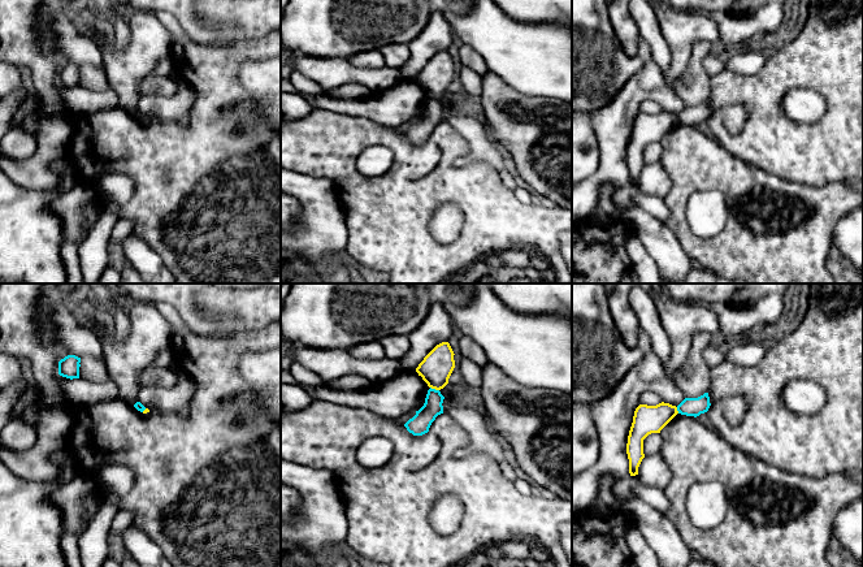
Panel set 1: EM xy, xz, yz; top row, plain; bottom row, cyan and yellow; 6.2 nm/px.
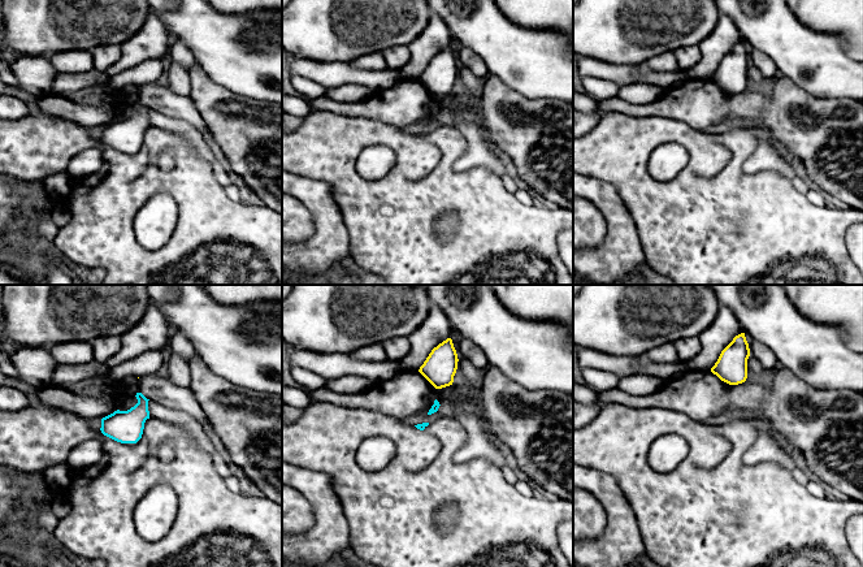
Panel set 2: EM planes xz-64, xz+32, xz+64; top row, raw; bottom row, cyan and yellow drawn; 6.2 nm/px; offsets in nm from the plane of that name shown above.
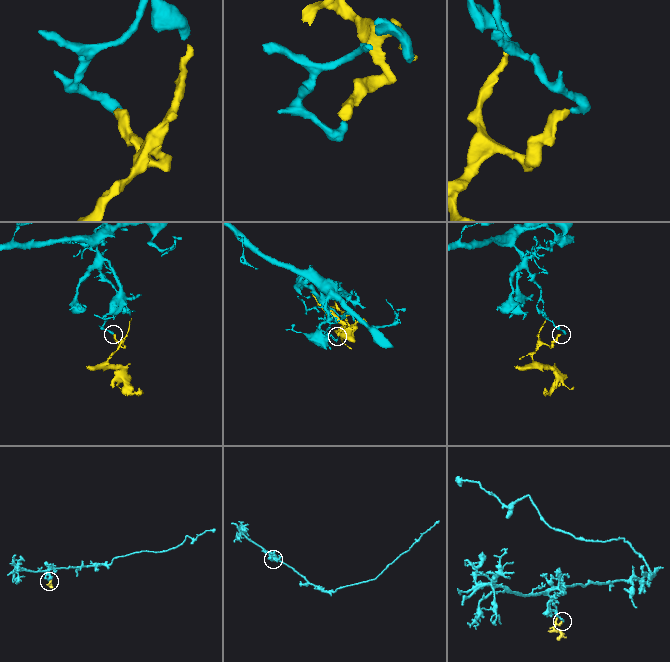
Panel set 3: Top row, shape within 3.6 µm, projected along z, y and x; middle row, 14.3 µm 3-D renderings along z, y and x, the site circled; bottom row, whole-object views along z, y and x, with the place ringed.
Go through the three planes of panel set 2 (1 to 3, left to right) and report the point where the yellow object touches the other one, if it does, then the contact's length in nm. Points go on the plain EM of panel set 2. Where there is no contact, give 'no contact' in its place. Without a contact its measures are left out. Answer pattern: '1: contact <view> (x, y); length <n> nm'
1: no contact
2: no contact
3: no contact

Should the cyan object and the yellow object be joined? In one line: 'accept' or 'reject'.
reject

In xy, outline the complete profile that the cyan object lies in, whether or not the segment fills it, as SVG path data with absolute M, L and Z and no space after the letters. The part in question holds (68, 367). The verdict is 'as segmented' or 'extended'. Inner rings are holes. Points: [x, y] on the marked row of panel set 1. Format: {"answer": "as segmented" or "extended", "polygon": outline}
{"answer": "as segmented", "polygon": "M68 355L58 362L58 375L66 378L79 378L81 358Z"}

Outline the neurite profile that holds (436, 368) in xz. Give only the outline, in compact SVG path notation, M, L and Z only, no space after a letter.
M448 342L437 345L419 364L416 372L429 388L441 390L448 384L455 368L454 351Z

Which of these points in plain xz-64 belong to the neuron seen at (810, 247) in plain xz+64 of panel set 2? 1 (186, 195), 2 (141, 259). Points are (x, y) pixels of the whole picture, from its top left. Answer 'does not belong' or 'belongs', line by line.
1: belongs
2: belongs

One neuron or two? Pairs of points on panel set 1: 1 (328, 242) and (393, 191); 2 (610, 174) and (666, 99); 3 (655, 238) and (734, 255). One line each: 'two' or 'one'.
1: two
2: one
3: two

